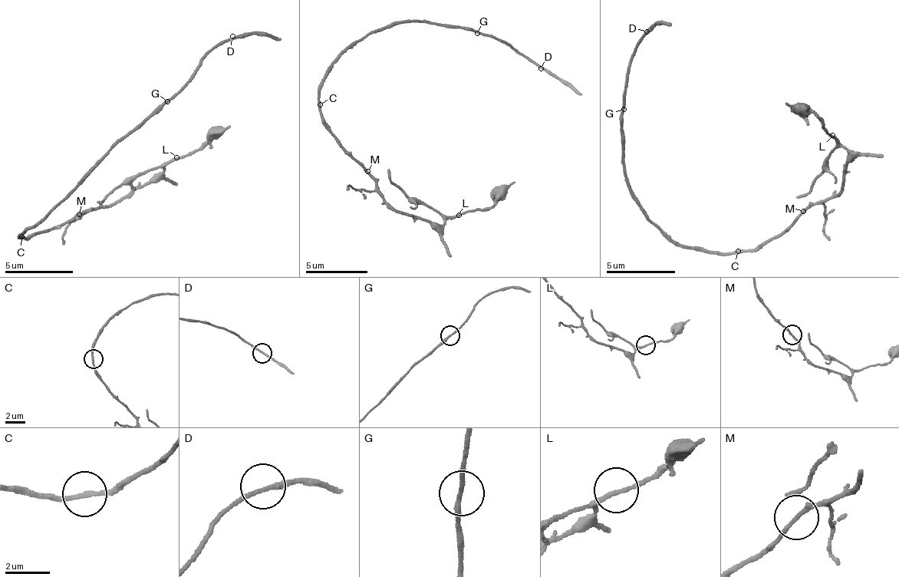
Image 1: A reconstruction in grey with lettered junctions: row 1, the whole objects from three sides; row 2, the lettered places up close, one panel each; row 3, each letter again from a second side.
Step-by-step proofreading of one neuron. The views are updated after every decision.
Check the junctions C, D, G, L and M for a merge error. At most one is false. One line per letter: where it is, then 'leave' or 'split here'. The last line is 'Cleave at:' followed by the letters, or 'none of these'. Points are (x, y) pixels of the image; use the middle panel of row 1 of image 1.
C: at (320, 104); leave
D: at (541, 68); leave
G: at (477, 33); leave
L: at (459, 215); leave
M: at (367, 171); leave
Cleave at: none of these

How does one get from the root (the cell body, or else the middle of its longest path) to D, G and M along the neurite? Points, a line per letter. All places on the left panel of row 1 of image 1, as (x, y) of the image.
D: (31, 226), (42, 224), (118, 142), (135, 131), (188, 81), (202, 57), (232, 36)
G: (31, 226), (42, 224), (54, 208), (57, 208), (66, 196), (73, 192), (118, 142), (135, 131), (167, 101)
M: (31, 226), (20, 236), (23, 239), (33, 233), (60, 229), (79, 214)

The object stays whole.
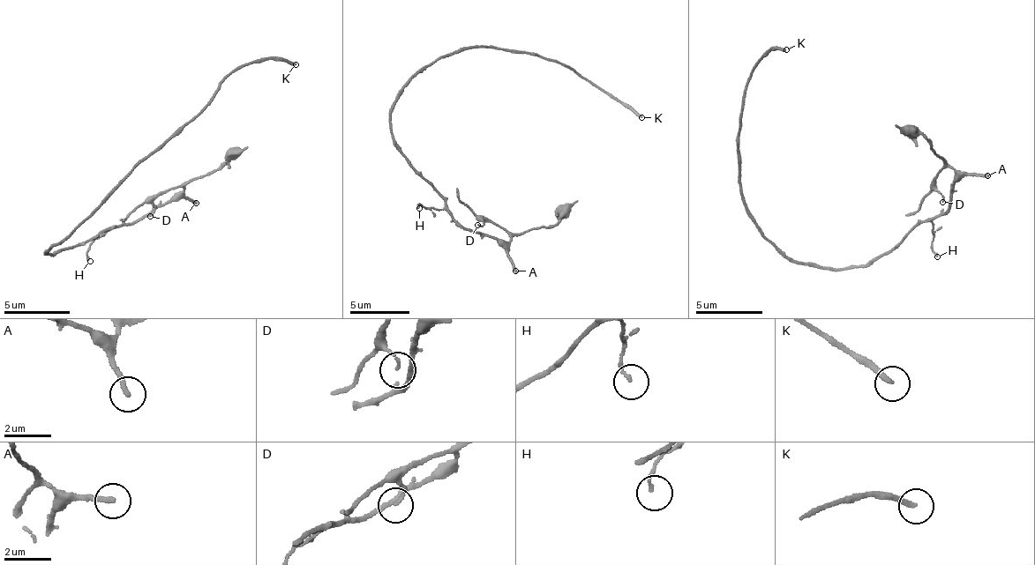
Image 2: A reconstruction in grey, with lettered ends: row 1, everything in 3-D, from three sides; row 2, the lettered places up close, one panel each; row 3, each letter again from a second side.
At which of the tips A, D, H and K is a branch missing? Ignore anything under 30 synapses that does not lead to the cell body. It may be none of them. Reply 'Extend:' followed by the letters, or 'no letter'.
Extend: A

